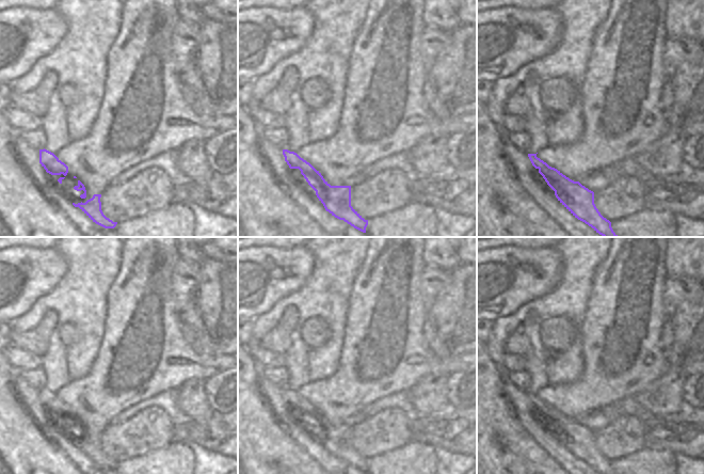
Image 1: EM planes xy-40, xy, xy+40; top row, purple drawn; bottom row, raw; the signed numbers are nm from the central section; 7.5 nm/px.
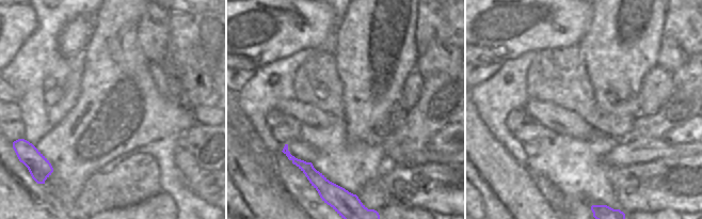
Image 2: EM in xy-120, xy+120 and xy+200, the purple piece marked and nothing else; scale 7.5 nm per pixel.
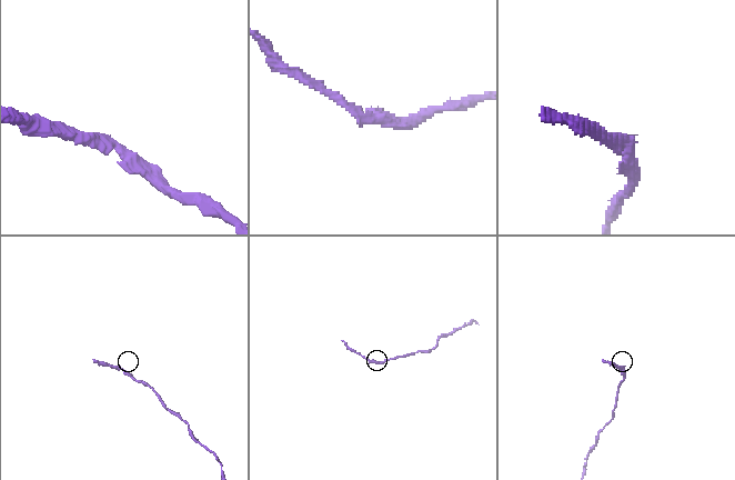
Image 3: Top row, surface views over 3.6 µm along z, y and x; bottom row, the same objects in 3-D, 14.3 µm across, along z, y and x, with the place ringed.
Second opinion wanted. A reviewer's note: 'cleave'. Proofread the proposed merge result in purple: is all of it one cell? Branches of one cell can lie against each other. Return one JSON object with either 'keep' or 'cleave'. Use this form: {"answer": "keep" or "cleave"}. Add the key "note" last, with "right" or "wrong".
{"answer": "keep", "note": "wrong"}

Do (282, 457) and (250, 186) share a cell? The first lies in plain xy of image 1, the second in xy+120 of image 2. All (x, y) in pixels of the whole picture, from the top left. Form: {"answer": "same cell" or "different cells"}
{"answer": "different cells"}

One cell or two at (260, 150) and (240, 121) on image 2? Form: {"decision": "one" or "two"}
{"decision": "one"}

